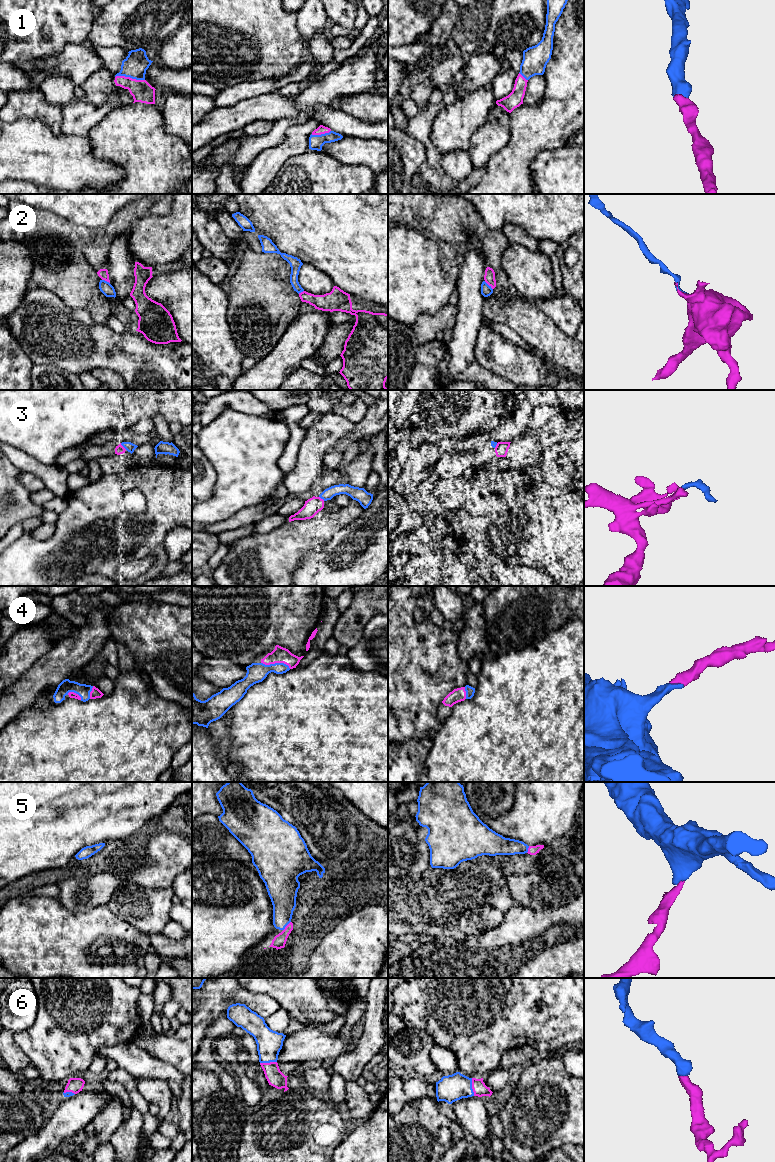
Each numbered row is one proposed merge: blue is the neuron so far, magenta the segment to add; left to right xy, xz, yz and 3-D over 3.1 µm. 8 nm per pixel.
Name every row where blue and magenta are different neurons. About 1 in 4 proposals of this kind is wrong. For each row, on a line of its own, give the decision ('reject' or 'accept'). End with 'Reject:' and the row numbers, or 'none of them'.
1: accept
2: reject
3: reject
4: accept
5: accept
6: accept
Reject: 2, 3

